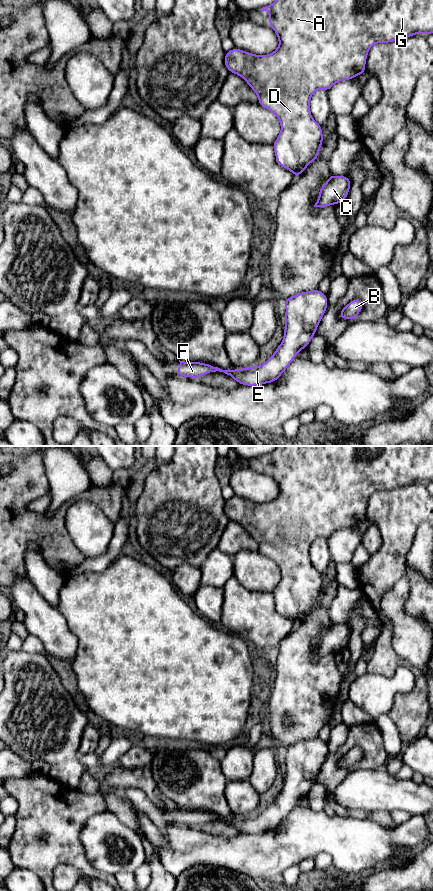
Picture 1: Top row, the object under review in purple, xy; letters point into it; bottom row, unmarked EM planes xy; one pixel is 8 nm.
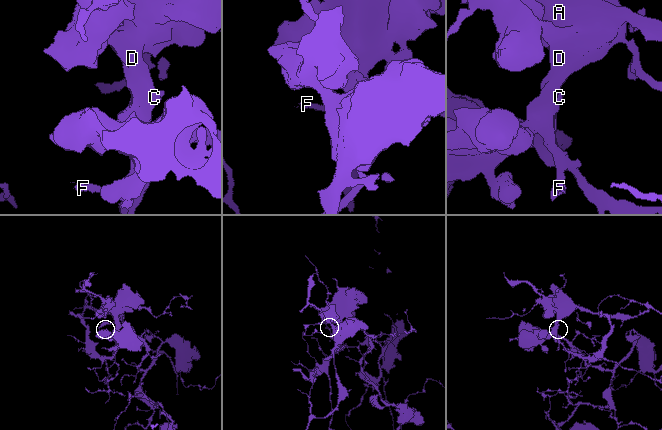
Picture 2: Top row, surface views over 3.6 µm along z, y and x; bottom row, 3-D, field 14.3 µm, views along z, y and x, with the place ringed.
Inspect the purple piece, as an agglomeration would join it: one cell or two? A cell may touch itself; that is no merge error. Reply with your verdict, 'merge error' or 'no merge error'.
no merge error

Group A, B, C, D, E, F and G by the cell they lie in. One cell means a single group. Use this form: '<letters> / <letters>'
A B C D E F G

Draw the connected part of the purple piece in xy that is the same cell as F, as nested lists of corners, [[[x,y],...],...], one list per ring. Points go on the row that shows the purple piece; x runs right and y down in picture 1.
[[[319,289],[301,292],[287,298],[285,328],[282,343],[261,366],[222,370],[201,362],[180,361],[176,375],[197,379],[209,372],[224,372],[239,384],[257,386],[275,382],[295,359],[298,352],[308,346],[324,316],[328,299]]]

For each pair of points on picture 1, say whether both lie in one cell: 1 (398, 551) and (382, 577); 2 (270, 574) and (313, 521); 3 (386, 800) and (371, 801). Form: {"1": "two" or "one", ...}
{"1": "one", "2": "two", "3": "one"}

